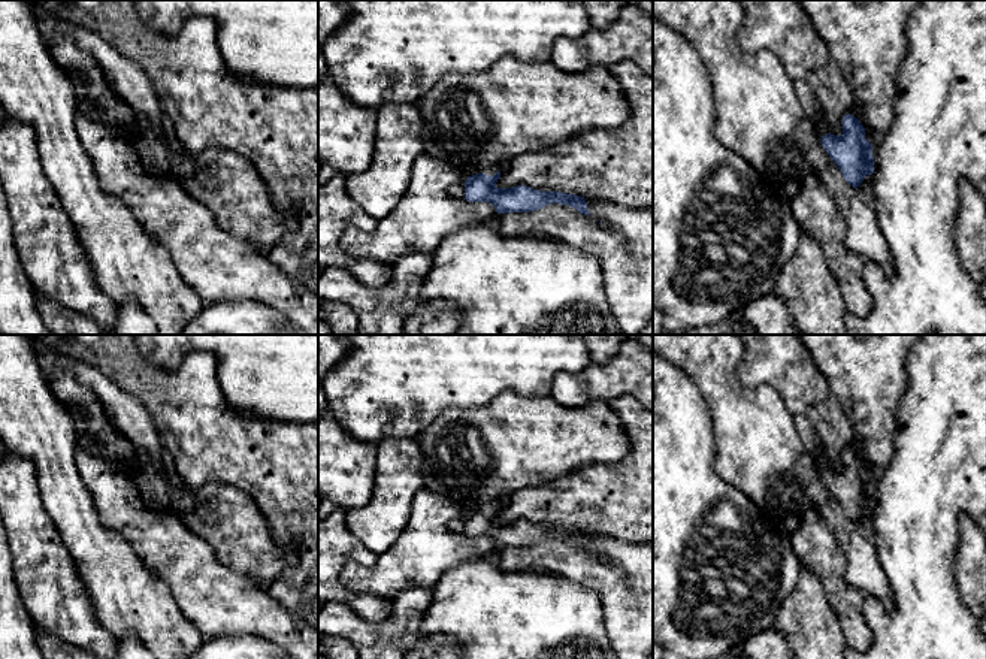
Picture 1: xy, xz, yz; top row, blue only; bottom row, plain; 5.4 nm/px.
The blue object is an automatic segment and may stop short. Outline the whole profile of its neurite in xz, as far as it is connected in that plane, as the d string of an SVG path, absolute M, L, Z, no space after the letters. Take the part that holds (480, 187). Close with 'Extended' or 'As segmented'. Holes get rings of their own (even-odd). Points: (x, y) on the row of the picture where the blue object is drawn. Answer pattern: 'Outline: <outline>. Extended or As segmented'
Outline: M499 164L486 167L481 173L468 176L465 182L450 188L450 194L459 200L489 202L497 214L530 212L547 205L559 203L577 209L580 214L590 215L586 199L575 194L557 191L539 191L526 185L497 188L496 182L503 170Z. Extended

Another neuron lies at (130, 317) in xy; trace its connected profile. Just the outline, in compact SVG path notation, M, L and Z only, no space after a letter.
M34 291L37 311L52 335L158 335L152 318L134 299L117 305L117 321L111 330L52 299Z

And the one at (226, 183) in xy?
M142 123L128 129L117 127L114 132L134 145L143 170L172 179L190 197L206 206L223 230L251 242L260 253L267 256L285 233L285 215L276 208L269 185L257 167L244 155L217 146L209 146L200 154L176 152L169 148L166 137L155 134Z

